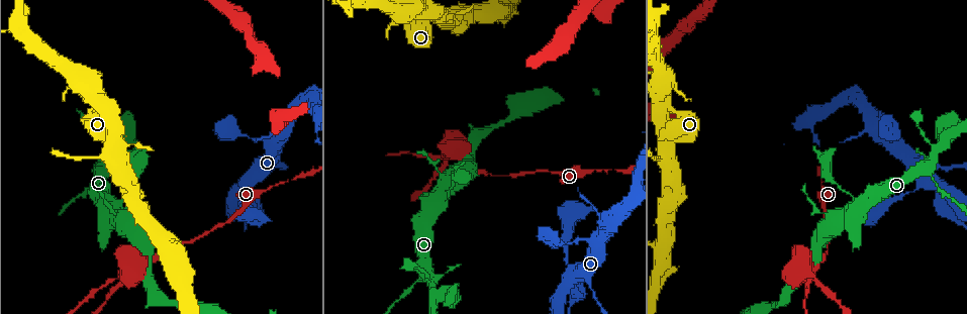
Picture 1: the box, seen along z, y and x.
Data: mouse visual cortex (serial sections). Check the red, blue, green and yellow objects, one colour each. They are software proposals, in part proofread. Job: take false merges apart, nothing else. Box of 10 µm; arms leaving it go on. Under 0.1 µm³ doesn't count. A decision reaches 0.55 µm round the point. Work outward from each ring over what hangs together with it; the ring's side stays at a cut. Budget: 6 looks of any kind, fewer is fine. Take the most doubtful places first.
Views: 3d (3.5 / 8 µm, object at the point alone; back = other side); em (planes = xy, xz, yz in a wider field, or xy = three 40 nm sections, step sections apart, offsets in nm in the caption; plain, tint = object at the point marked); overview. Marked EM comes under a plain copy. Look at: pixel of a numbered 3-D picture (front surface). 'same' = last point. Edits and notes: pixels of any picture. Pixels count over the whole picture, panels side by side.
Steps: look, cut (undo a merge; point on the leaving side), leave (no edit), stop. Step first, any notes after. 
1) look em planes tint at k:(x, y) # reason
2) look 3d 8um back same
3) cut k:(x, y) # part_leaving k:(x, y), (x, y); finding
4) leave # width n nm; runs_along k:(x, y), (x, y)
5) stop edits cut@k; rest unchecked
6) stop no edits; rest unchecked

look 3d 3.5um at 1:(430, 271) # small branch off a trunk

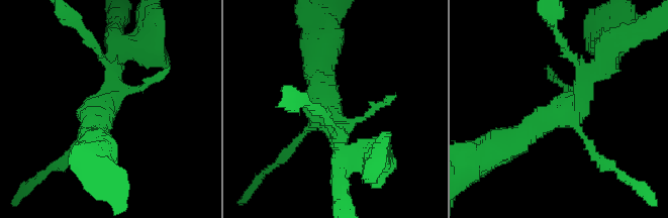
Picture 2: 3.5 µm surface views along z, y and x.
look em planes tint at 2:(564, 112) # shape alone is not enough

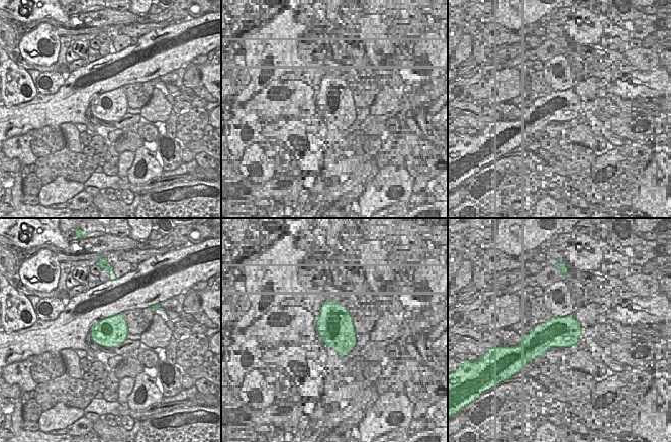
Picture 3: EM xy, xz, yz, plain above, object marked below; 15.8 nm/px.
leave # continuous, no second cell

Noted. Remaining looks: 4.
look 3d 3.5um back at 1:(112, 148) # thick turns thin

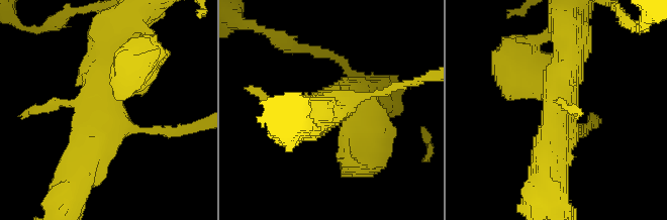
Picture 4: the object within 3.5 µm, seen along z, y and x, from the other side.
look em xy step 5 tint at 4:(558, 110) # now the EM

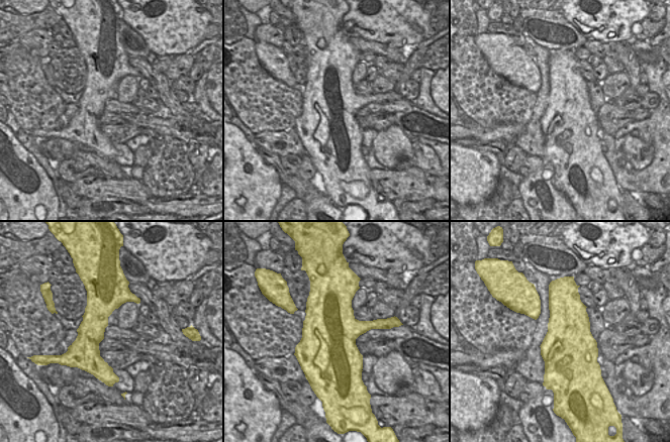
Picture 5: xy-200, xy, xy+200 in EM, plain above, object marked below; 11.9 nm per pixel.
look em planes tint same # cut it another way

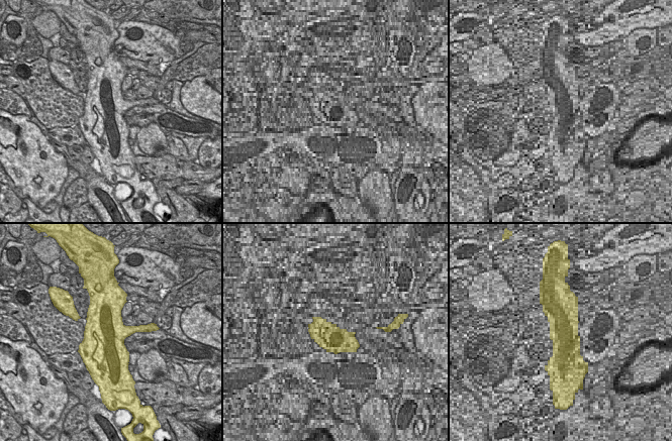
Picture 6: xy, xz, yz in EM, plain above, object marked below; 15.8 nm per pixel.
leave # one cell here

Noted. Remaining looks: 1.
stop no edits; rest unchecked

